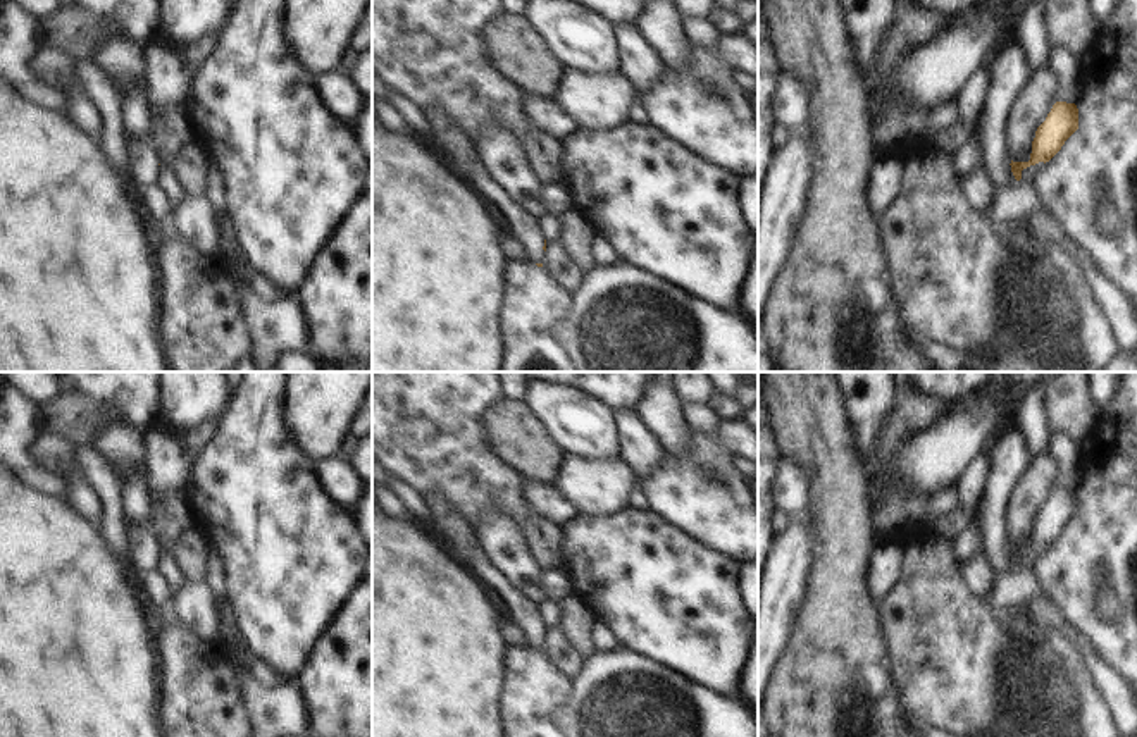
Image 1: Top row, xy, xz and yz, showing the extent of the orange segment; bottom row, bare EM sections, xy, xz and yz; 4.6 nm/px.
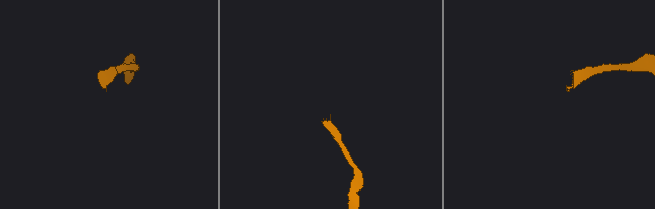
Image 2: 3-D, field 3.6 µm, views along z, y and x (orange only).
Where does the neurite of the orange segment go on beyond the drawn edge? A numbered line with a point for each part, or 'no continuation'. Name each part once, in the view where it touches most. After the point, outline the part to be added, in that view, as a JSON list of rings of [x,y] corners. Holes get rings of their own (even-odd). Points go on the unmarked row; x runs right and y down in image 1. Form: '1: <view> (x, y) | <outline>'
1: xz (522, 612) | [[[429,492],[424,499],[434,517],[436,525],[439,527],[439,532],[453,544],[457,544],[462,549],[463,556],[469,560],[469,568],[474,577],[486,582],[493,592],[498,594],[506,610],[508,620],[524,632],[527,647],[543,649],[544,623],[539,615],[539,606],[524,598],[494,568],[477,541],[475,530],[458,511],[450,506],[443,496]]]

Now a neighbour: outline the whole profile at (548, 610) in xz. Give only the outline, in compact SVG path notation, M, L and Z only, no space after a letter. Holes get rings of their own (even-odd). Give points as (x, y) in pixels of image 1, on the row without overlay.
M544 599L537 606L539 606L539 615L543 618L543 623L546 627L556 627L558 625L558 616L560 616L556 603L553 599Z

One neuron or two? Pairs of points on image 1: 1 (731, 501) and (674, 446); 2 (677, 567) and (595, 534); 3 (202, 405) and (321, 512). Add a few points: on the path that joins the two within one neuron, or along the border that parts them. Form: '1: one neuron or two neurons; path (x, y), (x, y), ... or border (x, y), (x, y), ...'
1: two neurons; border (691, 433), (691, 446), (681, 458), (665, 455)
2: one neuron; path (657, 567), (631, 567), (615, 555)
3: two neurons; border (229, 400), (219, 415)

